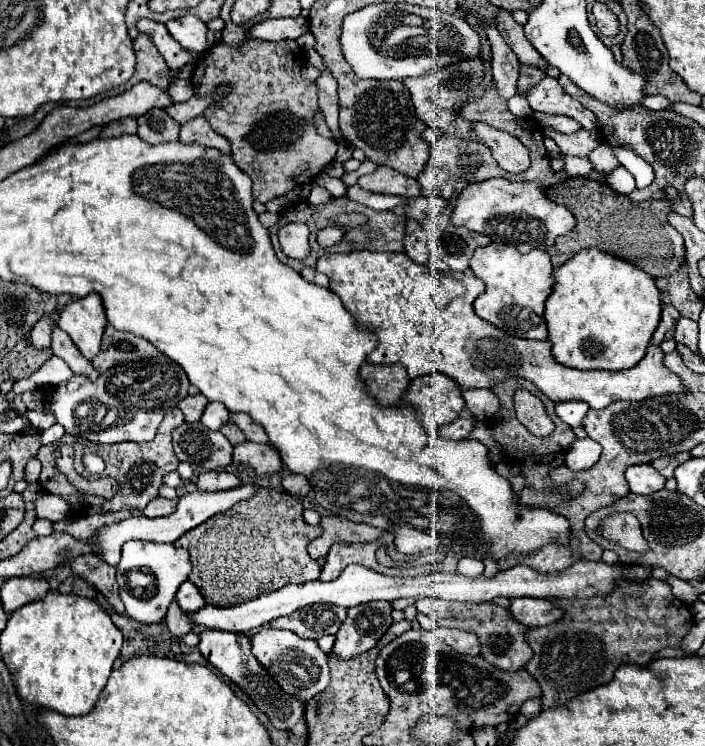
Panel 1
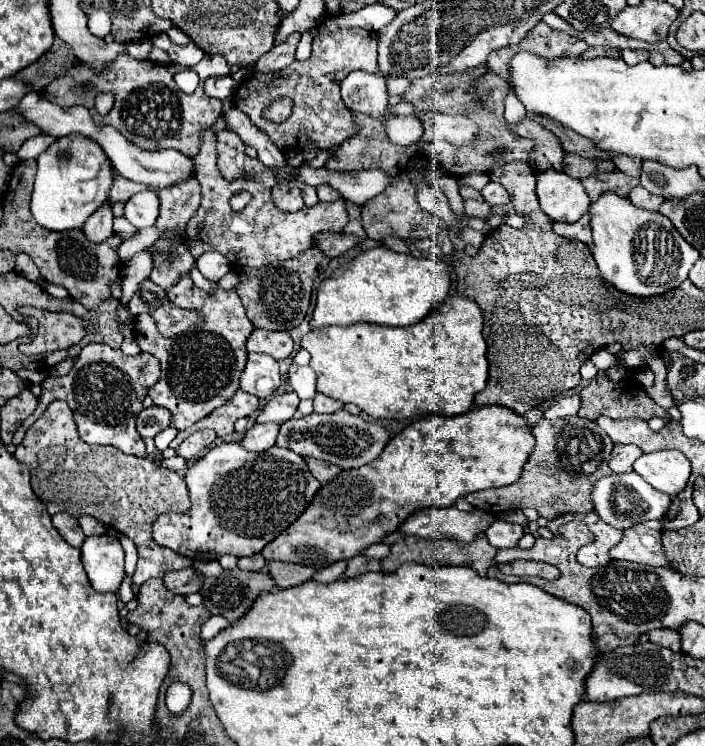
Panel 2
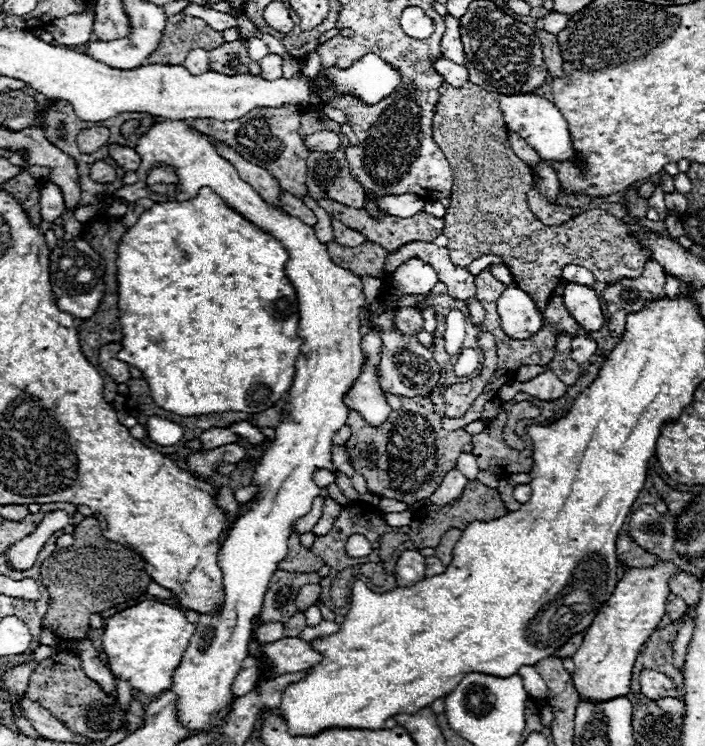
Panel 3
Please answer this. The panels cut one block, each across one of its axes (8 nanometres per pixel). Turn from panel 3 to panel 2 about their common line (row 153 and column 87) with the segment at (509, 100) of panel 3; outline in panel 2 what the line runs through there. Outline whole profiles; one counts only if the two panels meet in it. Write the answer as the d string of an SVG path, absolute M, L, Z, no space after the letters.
M110 534L88 536L82 544L82 564L98 592L118 592L124 576L124 550Z

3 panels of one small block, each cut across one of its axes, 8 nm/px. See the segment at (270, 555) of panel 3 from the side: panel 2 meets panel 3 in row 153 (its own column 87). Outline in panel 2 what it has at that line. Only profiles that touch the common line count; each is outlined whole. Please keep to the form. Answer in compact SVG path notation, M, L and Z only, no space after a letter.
M82 134L62 136L38 156L38 172L30 204L32 216L40 226L56 232L82 228L86 218L108 202L110 186L112 174L104 150Z

